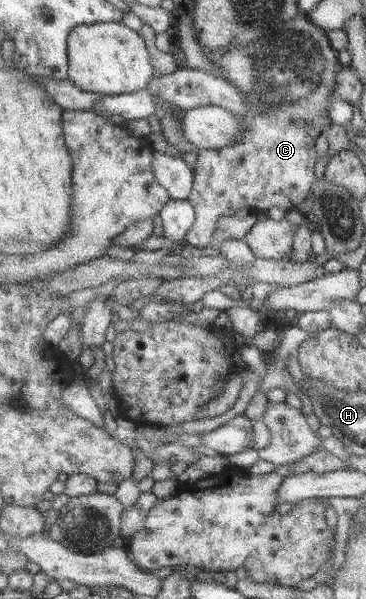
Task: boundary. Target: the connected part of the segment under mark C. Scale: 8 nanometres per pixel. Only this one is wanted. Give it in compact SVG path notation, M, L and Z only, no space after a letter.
M298 16L281 24L274 32L241 47L234 45L216 52L202 44L200 48L213 66L220 69L226 80L236 86L240 93L244 93L251 108L251 113L240 116L243 117L245 131L235 143L219 149L198 150L194 167L194 190L188 197L196 211L196 222L188 231L187 244L205 252L211 249L220 218L232 216L232 213L243 208L249 209L254 215L260 211L269 212L275 206L294 212L306 202L312 185L321 174L316 142L320 134L324 134L328 126L333 124L329 109L332 93L336 89L336 77L342 65L325 30L310 22L306 16Z

